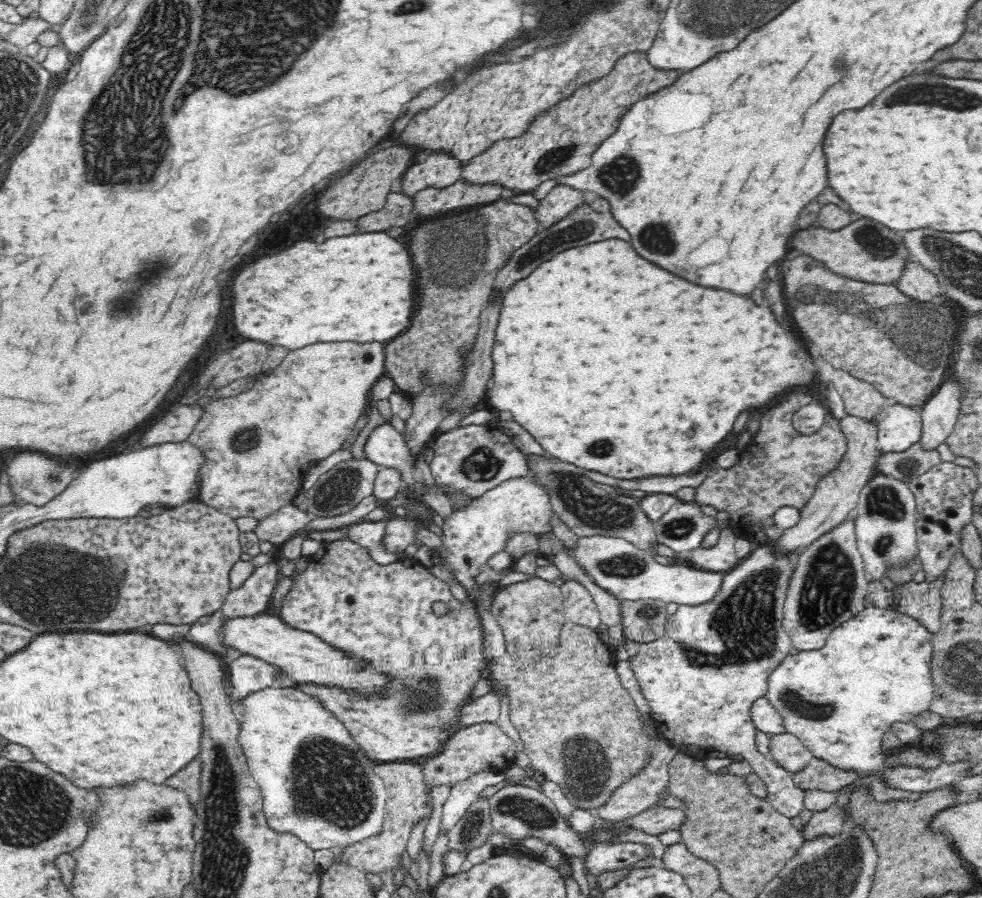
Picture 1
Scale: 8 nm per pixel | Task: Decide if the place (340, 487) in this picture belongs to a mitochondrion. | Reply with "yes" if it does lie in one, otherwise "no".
yes

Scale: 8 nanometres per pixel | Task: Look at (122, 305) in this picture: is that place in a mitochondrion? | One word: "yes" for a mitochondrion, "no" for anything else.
yes

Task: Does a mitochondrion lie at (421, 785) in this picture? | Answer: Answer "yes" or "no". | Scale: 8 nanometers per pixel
no

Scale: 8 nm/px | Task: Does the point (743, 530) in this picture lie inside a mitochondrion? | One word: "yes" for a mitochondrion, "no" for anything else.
no

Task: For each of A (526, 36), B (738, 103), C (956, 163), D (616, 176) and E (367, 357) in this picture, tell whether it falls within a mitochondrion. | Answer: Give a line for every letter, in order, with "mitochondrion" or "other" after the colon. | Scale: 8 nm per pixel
A: other
B: other
C: other
D: mitochondrion
E: other

